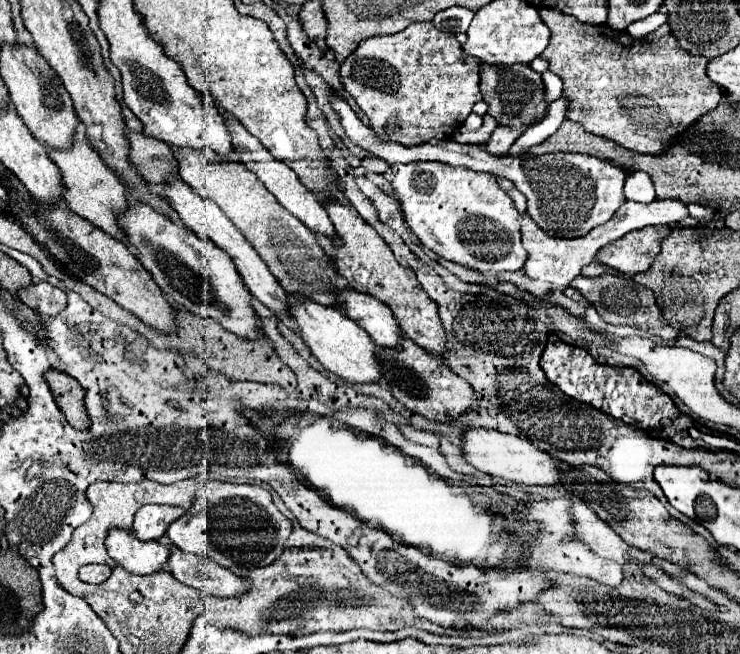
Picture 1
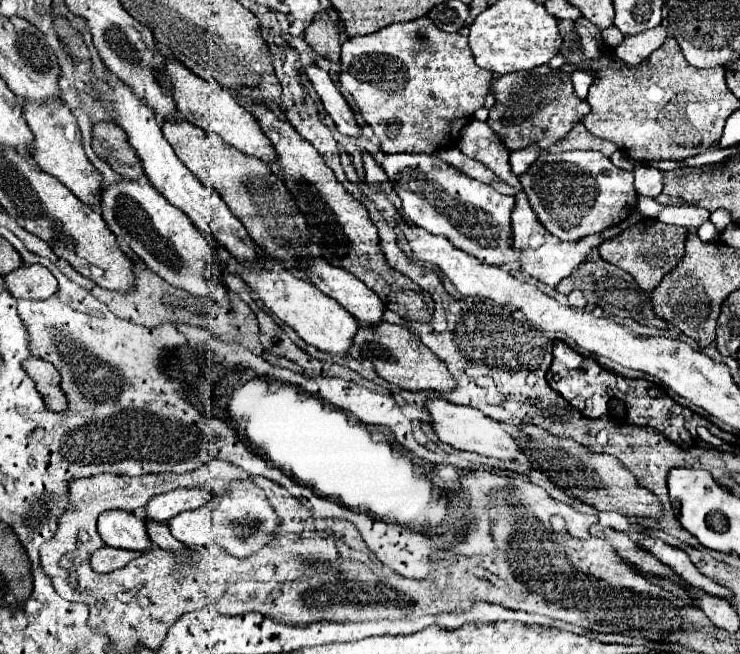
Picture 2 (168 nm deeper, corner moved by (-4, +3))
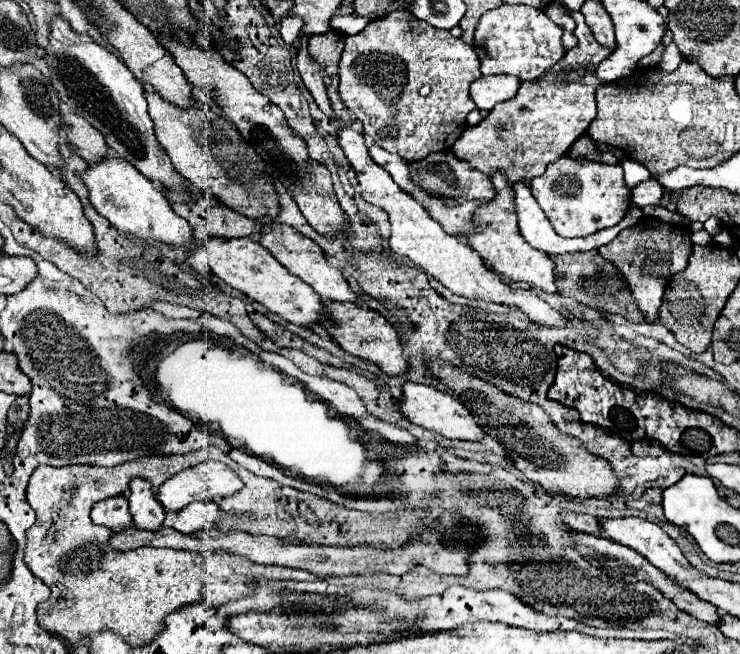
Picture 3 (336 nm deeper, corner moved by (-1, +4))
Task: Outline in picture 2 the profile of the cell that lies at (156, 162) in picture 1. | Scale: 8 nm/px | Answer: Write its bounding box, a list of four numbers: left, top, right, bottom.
[93,122,145,180]

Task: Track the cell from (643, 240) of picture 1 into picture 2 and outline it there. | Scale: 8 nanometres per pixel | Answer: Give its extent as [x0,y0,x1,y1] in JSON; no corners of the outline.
[599,218,687,292]

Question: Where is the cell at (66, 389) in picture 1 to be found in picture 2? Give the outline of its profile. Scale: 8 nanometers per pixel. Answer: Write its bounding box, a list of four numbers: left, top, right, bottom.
[23,356,67,412]

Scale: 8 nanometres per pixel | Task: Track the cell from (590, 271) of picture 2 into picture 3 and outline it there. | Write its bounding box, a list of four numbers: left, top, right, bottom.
[550,249,644,323]

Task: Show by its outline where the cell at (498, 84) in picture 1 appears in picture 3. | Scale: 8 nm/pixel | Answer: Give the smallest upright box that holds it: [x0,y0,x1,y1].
[452,11,610,185]

